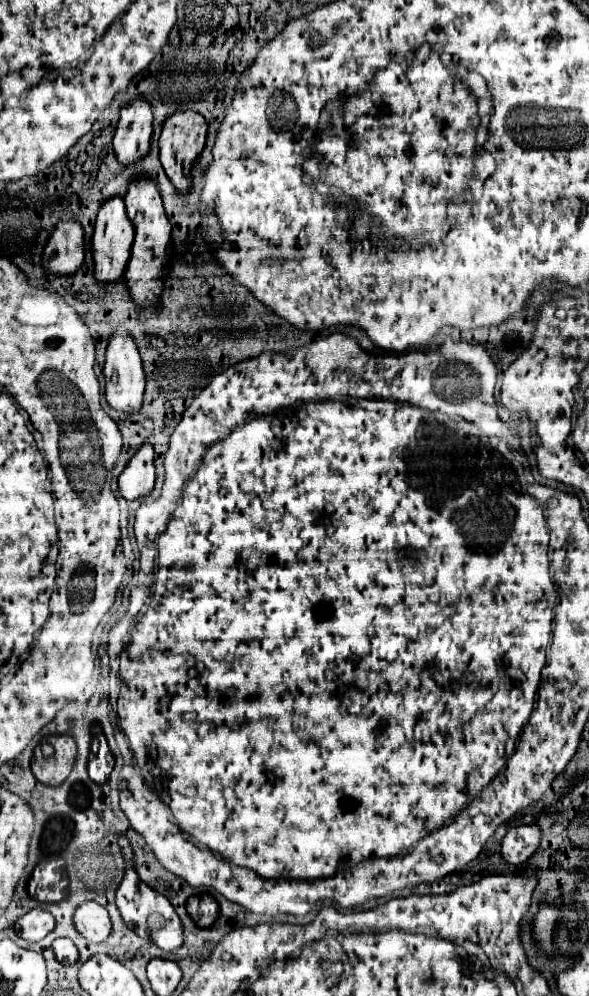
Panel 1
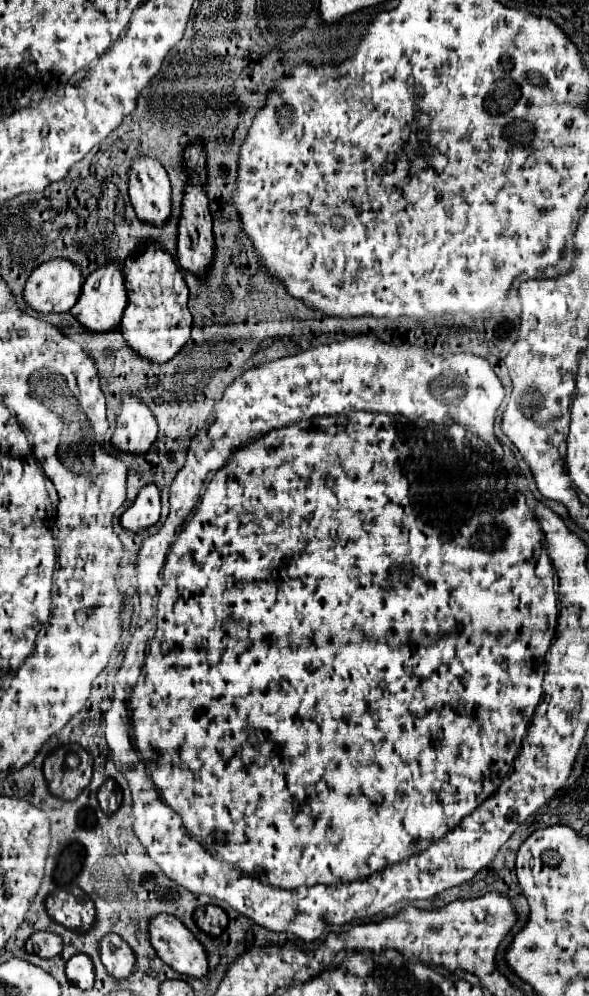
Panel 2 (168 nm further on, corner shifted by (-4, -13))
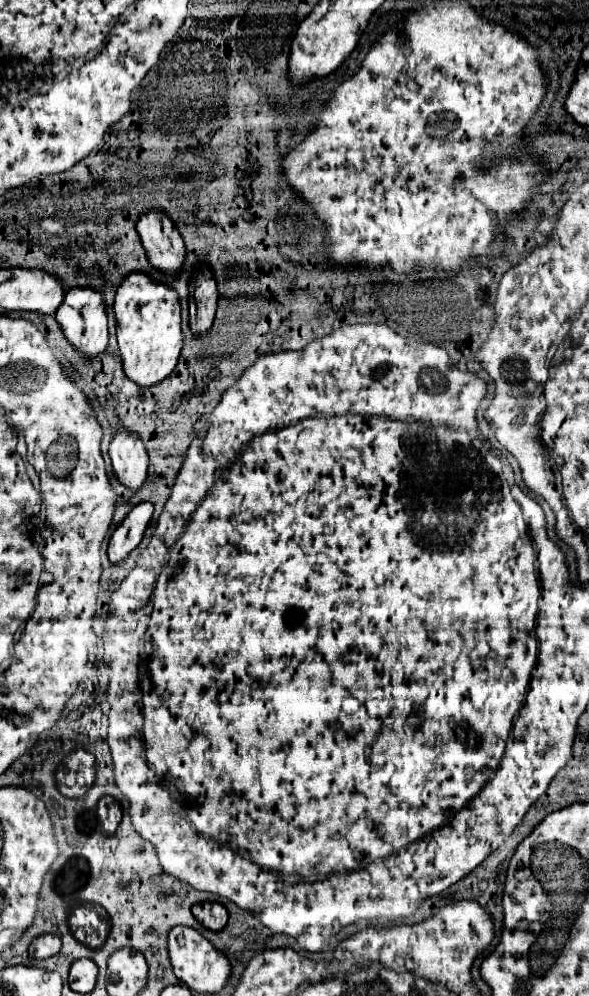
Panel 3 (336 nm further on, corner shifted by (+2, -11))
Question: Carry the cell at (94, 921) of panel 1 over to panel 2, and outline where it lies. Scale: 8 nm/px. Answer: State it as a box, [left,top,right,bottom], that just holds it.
[99,934,135,980]

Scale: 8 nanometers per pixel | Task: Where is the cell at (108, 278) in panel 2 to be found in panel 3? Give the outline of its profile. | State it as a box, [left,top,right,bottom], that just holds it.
[55,286,107,358]

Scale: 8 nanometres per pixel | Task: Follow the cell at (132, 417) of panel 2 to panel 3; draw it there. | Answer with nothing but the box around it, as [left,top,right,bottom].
[109,430,149,494]

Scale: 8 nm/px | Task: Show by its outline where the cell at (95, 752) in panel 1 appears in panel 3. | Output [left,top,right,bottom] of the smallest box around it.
[97,796,121,834]

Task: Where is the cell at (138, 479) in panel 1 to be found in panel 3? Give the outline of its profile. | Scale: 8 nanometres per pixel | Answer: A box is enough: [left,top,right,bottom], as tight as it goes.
[109,502,153,562]

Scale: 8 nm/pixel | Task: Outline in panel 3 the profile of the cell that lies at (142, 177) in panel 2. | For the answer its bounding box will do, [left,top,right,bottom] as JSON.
[135,210,185,274]

